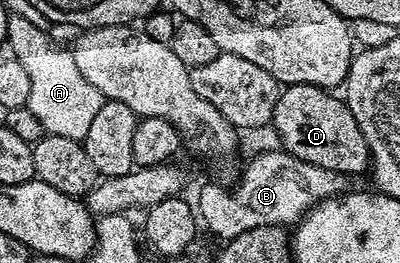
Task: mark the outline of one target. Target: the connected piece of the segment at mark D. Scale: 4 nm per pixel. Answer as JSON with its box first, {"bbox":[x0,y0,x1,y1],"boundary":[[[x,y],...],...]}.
{"bbox":[271,84,370,176],"boundary":[[[310,84],[285,85],[280,95],[276,98],[276,107],[272,113],[271,129],[276,129],[280,137],[279,145],[282,150],[292,154],[298,160],[308,161],[317,165],[318,168],[332,169],[338,174],[352,176],[360,174],[369,169],[370,159],[368,156],[368,145],[362,136],[362,128],[358,128],[358,120],[350,112],[347,101],[343,97],[335,98],[335,93],[323,90],[320,86]]]}

